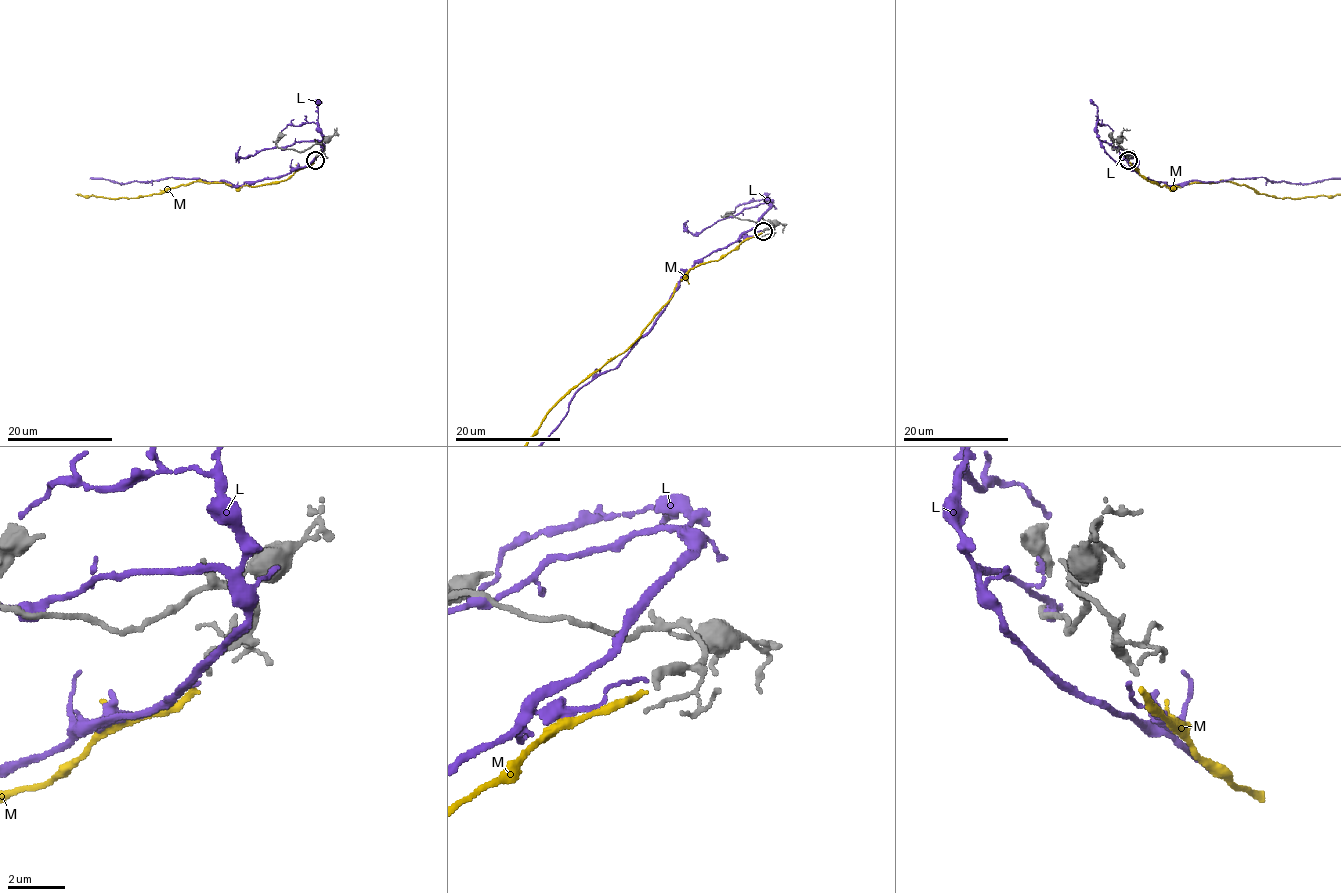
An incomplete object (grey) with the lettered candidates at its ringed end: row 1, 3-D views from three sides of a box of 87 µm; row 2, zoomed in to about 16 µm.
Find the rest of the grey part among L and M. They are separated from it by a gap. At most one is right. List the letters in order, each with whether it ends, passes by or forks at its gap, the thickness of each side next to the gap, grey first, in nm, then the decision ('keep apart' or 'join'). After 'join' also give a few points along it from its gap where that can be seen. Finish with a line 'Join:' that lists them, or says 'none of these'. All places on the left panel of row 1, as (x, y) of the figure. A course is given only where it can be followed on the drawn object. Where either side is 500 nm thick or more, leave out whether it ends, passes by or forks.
L: it ends there; 240 nm thick on the grey side, 110 nm on the other; keep apart
M: it ends there; 240 nm thick on the grey side, 200 nm on the other; join
Join: M

